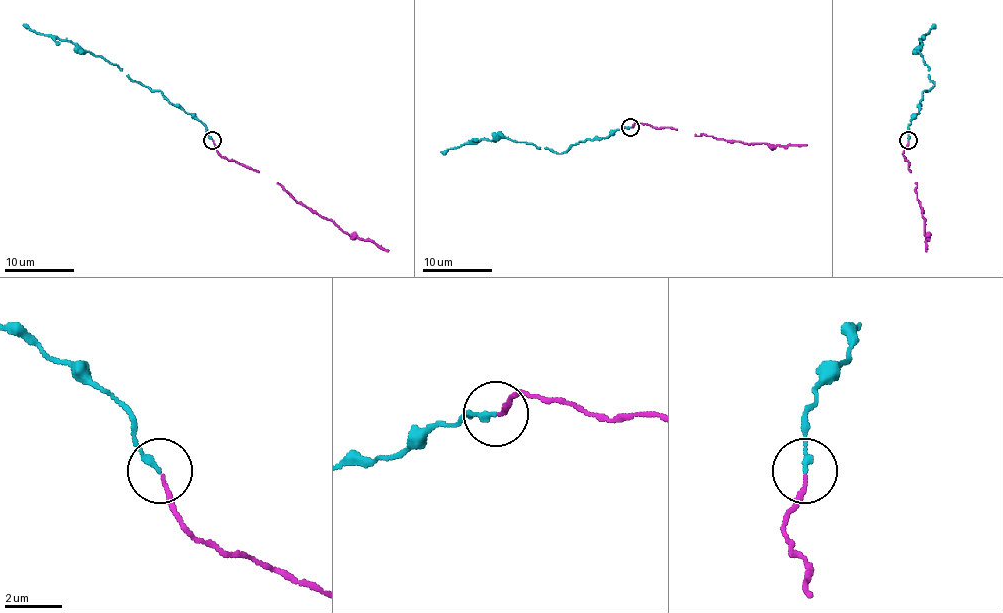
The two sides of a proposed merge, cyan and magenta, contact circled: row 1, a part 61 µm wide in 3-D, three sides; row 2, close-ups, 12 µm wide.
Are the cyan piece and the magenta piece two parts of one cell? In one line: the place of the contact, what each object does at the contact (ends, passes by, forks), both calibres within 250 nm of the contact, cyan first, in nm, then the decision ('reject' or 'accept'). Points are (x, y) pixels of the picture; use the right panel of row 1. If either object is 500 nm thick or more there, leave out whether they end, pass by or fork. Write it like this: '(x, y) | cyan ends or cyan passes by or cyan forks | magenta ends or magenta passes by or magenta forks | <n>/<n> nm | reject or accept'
(908, 140) | cyan ends | magenta ends | 200/140 nm | accept

